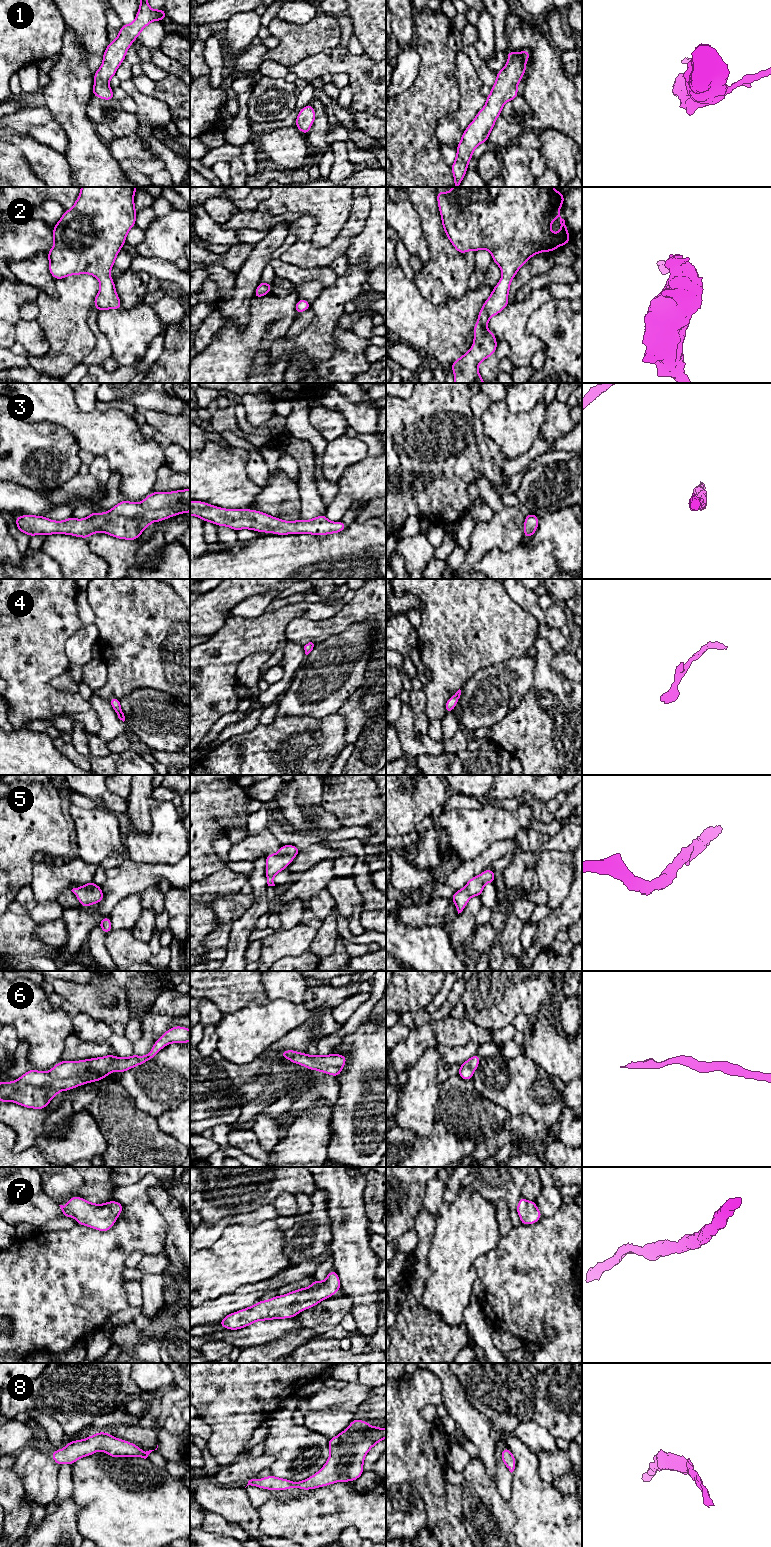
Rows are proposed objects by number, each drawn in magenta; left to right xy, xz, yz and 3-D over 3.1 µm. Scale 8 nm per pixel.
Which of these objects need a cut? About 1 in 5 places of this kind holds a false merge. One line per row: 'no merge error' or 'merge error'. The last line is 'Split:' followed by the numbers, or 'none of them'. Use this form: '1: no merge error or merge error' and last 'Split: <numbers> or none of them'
1: no merge error
2: no merge error
3: no merge error
4: no merge error
5: no merge error
6: no merge error
7: no merge error
8: no merge error
Split: none of them

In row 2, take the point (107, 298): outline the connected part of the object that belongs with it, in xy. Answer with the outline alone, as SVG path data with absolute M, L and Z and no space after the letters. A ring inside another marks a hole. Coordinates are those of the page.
M81 187L74 206L65 210L53 227L54 244L46 253L49 258L49 272L55 280L79 274L91 274L96 277L100 282L100 290L93 304L98 312L122 308L110 270L125 244L127 233L136 222L136 189L137 187Z

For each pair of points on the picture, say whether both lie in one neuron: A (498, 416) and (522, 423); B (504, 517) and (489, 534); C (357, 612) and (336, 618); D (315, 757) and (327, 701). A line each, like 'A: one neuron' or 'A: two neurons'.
A: one neuron
B: one neuron
C: one neuron
D: two neurons

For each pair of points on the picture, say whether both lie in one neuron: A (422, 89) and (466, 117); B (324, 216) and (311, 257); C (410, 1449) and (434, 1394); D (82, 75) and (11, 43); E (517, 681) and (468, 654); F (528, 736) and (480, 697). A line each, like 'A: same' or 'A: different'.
A: different
B: different
C: same
D: different
E: different
F: different

